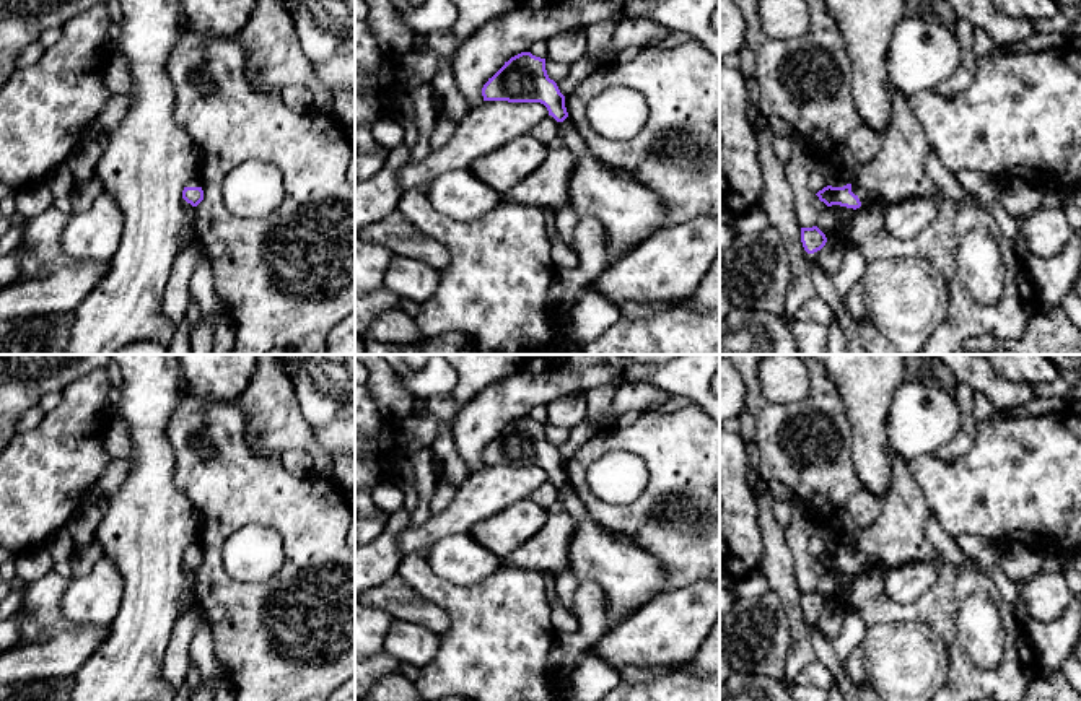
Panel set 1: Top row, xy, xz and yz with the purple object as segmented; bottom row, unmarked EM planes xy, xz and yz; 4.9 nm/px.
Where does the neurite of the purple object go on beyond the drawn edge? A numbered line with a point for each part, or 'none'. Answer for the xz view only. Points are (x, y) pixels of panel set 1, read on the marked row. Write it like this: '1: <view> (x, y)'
1: xz (565, 129)

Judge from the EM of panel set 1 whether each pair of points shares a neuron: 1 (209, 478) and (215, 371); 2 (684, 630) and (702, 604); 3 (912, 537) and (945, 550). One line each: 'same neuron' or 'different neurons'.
1: different neurons
2: same neuron
3: different neurons

